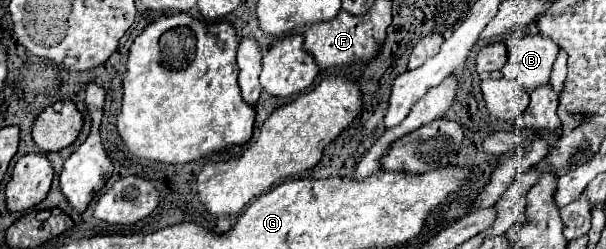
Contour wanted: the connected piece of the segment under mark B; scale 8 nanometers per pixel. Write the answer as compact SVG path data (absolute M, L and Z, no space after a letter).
M514 31L506 37L508 61L502 67L502 73L516 81L526 91L532 91L550 81L552 63L558 55L558 45L542 37L540 33Z

